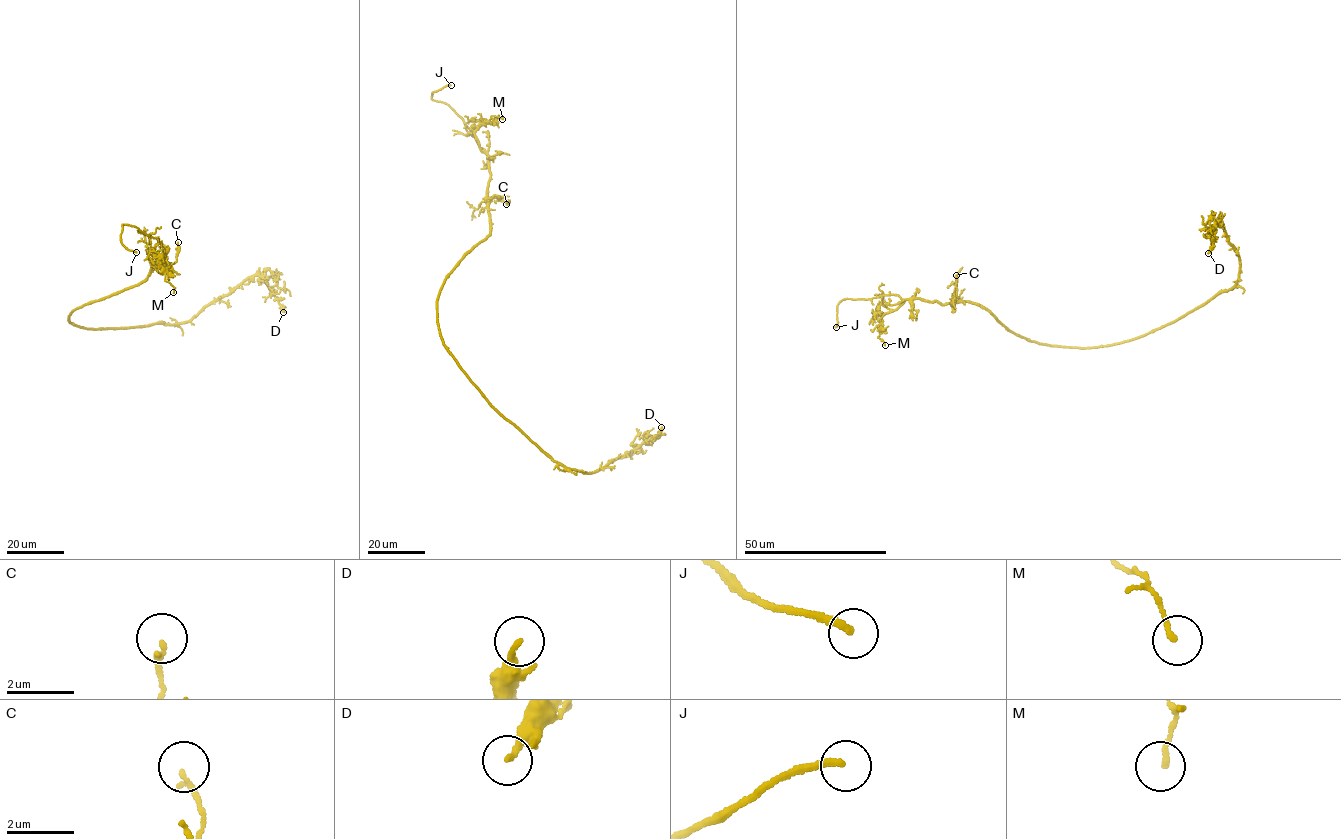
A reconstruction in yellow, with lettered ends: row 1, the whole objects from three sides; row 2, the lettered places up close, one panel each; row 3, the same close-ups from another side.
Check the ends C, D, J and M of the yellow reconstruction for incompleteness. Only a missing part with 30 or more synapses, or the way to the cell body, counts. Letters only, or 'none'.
J

